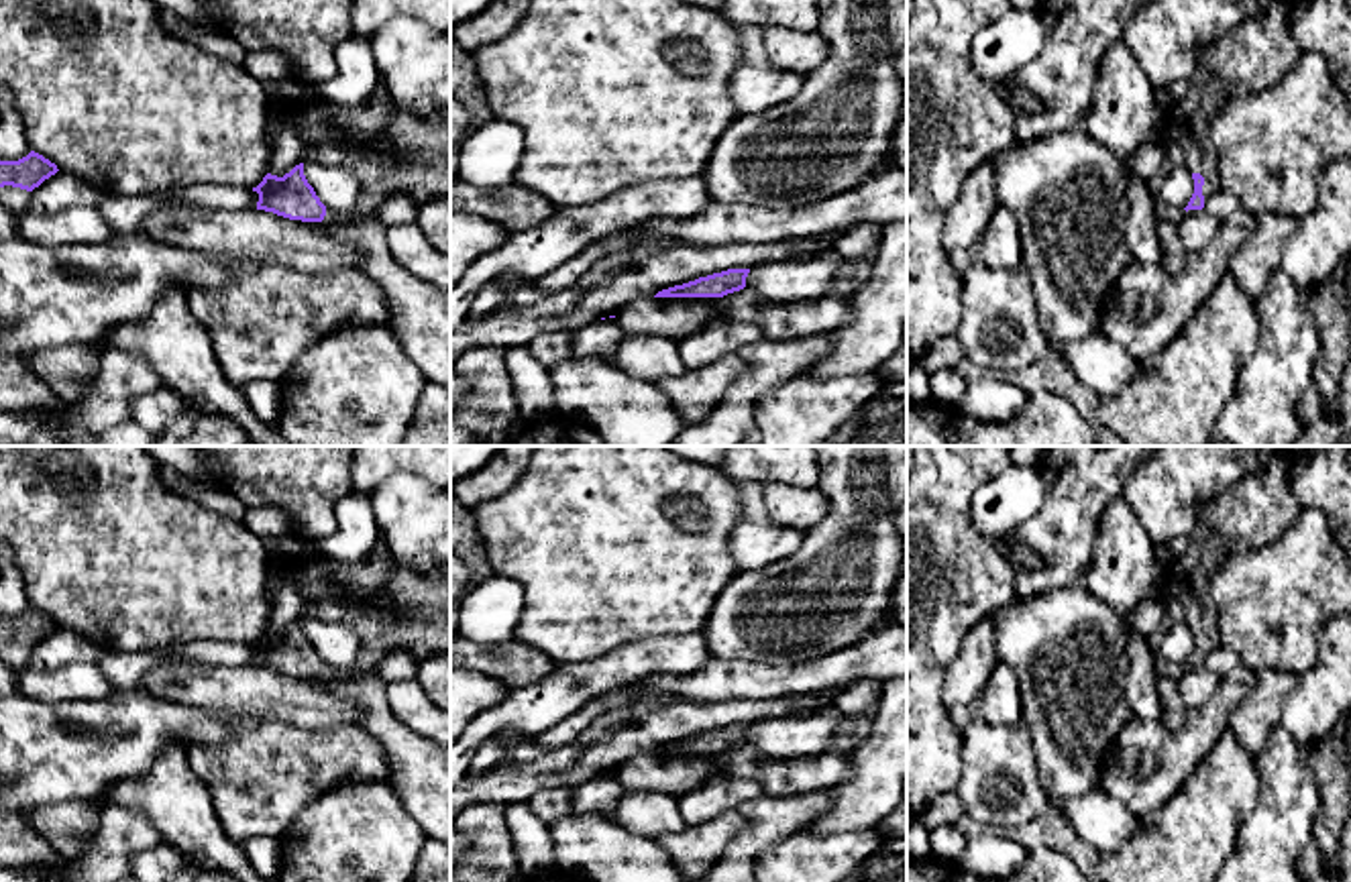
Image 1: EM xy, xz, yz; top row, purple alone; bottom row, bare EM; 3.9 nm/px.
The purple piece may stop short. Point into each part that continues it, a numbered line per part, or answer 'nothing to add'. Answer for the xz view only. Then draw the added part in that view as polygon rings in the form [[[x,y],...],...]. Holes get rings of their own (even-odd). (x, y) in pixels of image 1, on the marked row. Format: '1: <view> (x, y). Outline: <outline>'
nothing to add

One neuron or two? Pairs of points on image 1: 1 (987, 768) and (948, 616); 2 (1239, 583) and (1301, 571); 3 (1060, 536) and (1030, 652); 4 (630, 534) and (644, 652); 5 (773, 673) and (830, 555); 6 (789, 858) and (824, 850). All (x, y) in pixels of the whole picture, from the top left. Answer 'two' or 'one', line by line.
1: two
2: one
3: two
4: two
5: two
6: one

